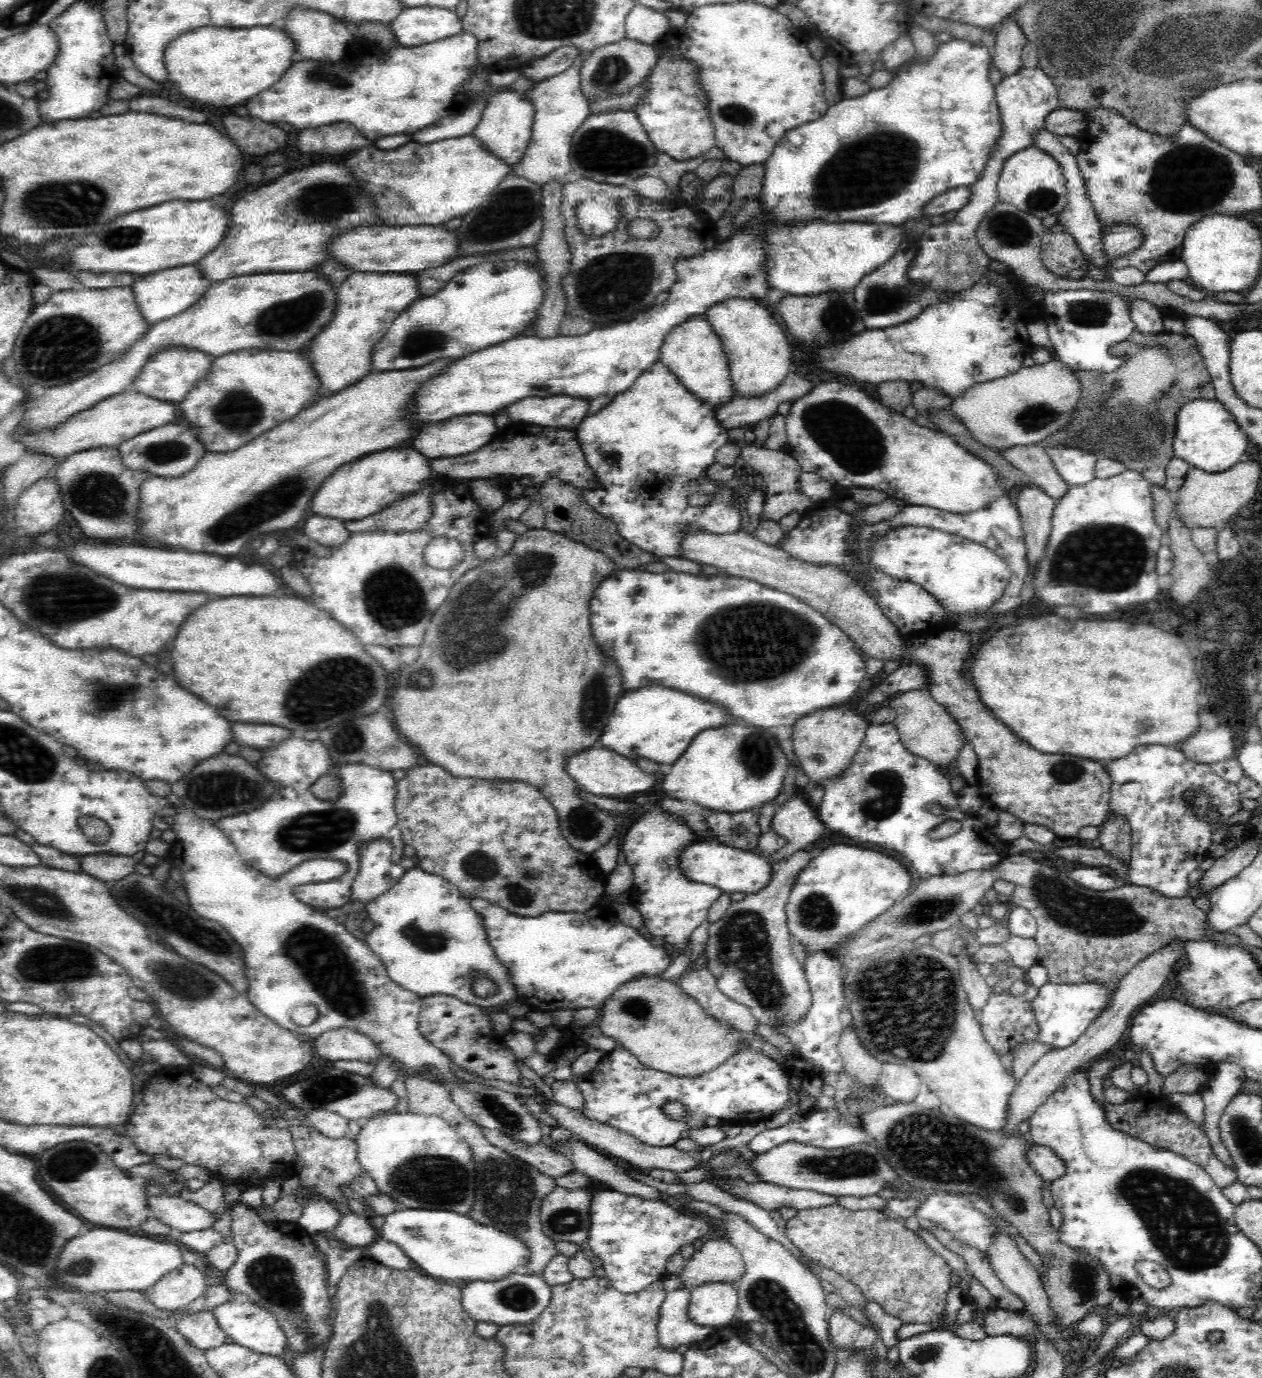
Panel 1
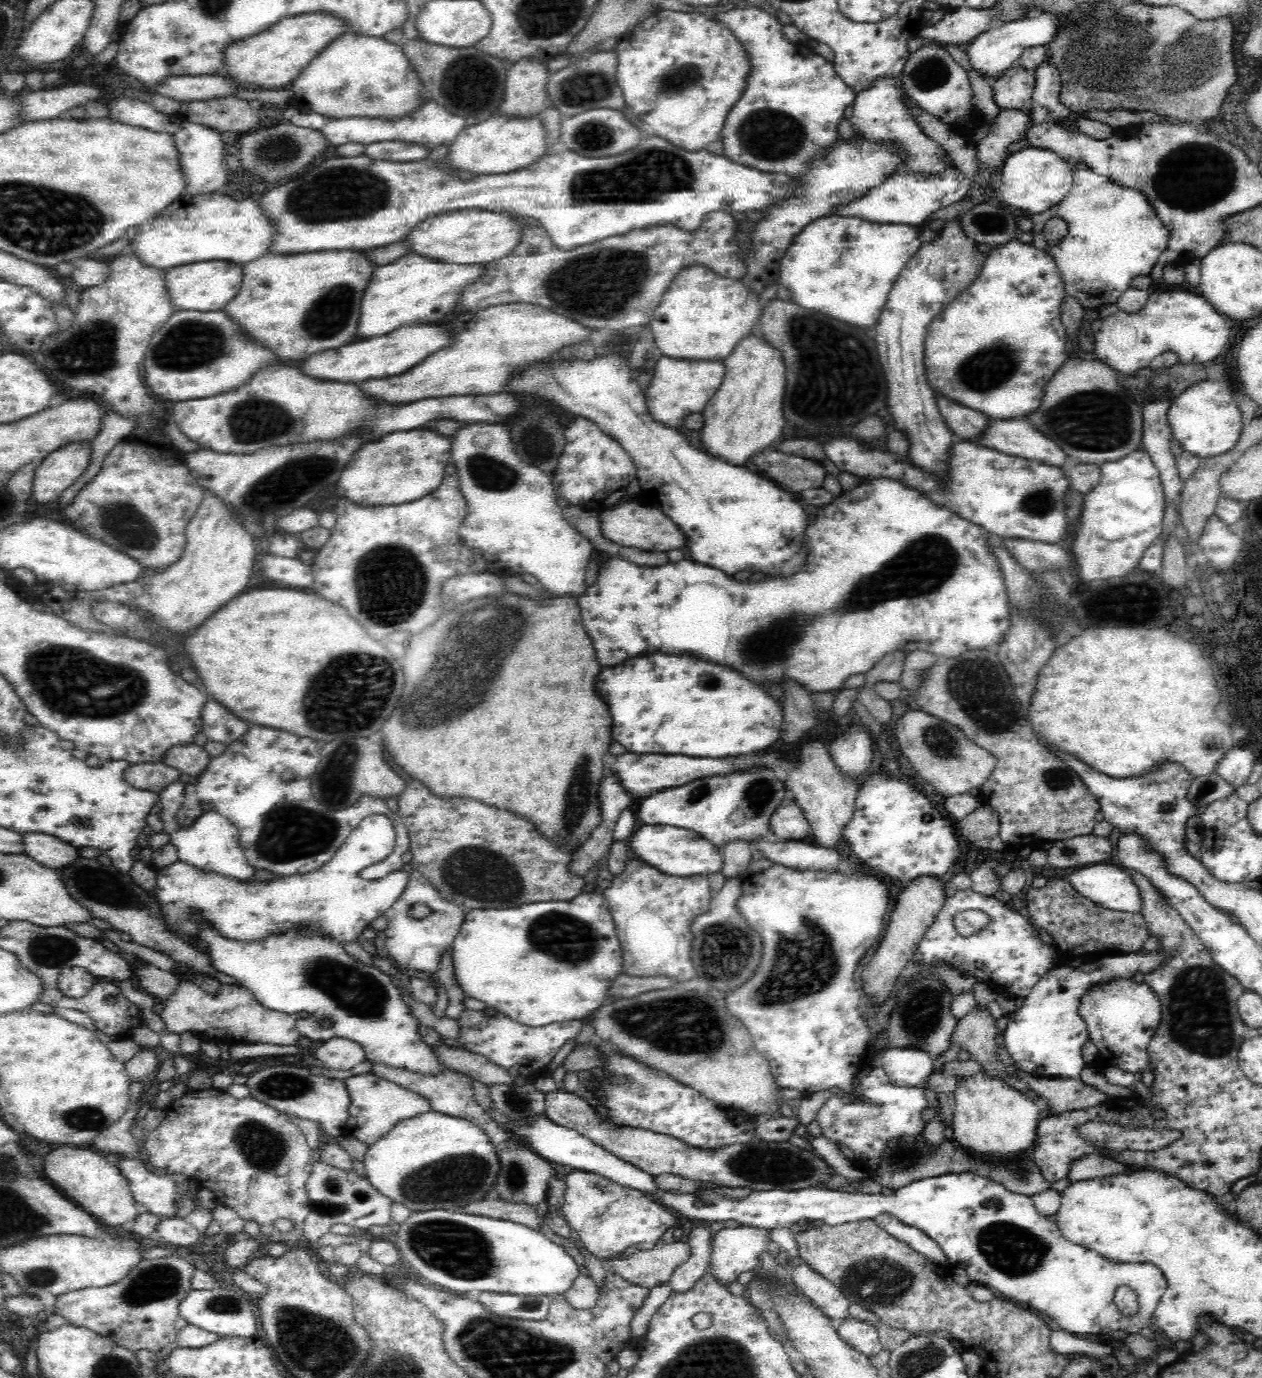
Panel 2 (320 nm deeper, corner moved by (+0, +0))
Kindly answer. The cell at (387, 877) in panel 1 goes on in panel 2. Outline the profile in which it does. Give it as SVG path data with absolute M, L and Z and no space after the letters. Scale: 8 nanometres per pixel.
M368 815L348 835L340 845L334 857L320 866L316 872L308 872L308 878L278 878L272 882L256 882L224 878L223 874L197 869L180 859L164 867L153 867L156 885L153 888L156 903L160 906L160 917L164 926L175 935L188 935L190 938L200 938L199 926L210 925L223 938L264 938L264 934L276 934L280 926L308 926L308 922L320 922L324 930L328 930L325 938L332 938L344 946L353 942L361 942L362 931L370 927L370 922L384 915L406 888L409 873L396 871L383 878L368 880L360 877L360 871L370 864L384 860L394 848L395 828L393 822L384 815Z

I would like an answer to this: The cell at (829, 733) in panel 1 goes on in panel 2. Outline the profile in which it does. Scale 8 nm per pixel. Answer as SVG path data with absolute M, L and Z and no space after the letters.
M820 740L804 744L798 754L798 764L795 765L796 770L790 770L786 786L811 826L810 835L814 838L814 844L829 849L841 846L840 831L853 817L860 788L859 782L848 779L840 773L836 763L833 762L832 755L826 752L826 748Z

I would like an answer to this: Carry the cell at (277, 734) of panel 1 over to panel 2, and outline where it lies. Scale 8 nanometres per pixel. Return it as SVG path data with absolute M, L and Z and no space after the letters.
M208 696L204 706L200 708L200 723L207 741L224 745L238 741L249 728L244 720L236 718L232 712L224 710L224 706L212 702Z

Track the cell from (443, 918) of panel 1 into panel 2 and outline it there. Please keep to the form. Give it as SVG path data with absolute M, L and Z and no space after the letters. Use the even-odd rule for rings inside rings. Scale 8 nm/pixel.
M416 869L409 872L406 888L396 902L384 911L384 915L389 922L384 931L388 954L396 960L398 966L425 971L429 975L438 971L440 956L445 951L451 950L453 940L457 938L458 930L463 922L460 908L455 903L442 898L434 886ZM418 902L430 908L430 913L419 919L408 915L408 911Z

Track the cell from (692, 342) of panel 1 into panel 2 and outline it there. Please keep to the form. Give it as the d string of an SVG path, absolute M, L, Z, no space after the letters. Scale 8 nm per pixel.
M700 264L687 265L672 278L668 290L664 292L660 304L651 314L649 325L656 346L662 350L663 356L672 358L687 358L687 360L718 360L726 358L733 348L744 337L752 335L752 328L758 324L763 306L758 303L759 298L739 280L732 280L719 276L707 266Z

